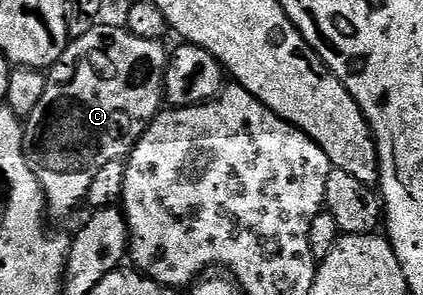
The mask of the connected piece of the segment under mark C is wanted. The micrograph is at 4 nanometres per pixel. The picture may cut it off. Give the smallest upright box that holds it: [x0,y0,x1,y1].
[24,24,169,217]

